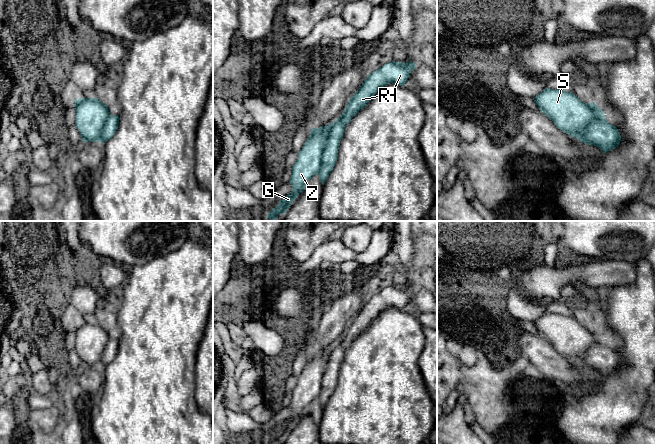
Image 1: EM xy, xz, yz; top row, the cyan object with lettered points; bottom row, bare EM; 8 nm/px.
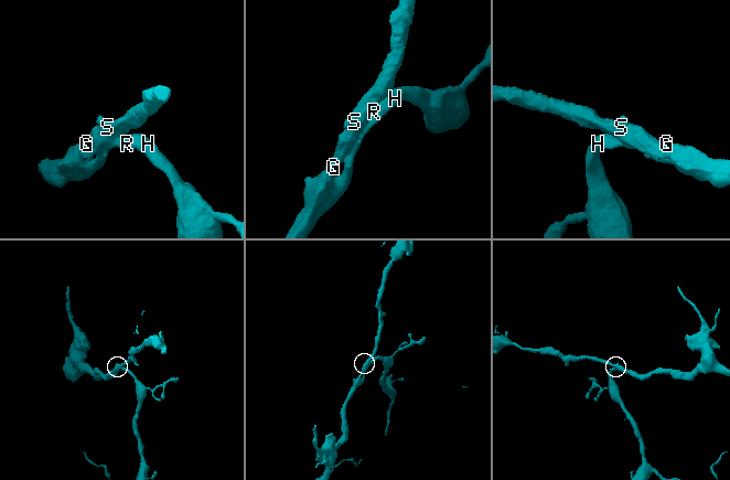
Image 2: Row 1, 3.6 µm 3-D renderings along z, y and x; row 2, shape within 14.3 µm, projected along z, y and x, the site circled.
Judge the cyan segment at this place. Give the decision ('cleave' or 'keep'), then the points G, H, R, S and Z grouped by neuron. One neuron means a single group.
keep; groups G H R S Z

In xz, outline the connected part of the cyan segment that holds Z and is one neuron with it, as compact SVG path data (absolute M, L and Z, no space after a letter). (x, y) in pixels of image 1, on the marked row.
M412 61L385 63L365 78L338 119L320 128L311 128L309 137L292 166L292 175L289 182L292 190L267 214L266 217L270 221L276 221L281 213L285 214L291 203L305 189L306 183L315 174L319 176L320 182L324 185L337 161L338 149L345 126L384 86L390 83L399 86L405 85L414 69L415 63Z

